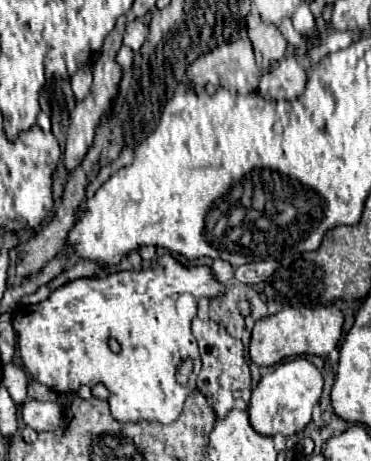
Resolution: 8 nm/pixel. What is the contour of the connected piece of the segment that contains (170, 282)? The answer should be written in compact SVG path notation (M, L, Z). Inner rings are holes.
M171 254L159 258L155 268L143 272L117 272L107 278L81 278L57 288L45 302L33 306L21 306L13 314L13 328L19 336L19 354L25 370L43 386L55 392L75 392L79 386L105 384L109 390L111 414L119 422L139 422L157 420L169 424L179 418L185 398L195 388L195 380L201 370L201 358L197 350L197 340L191 334L191 320L197 314L197 300L201 296L211 296L213 288L219 292L221 284L213 278L207 266L185 268ZM115 338L121 352L111 352L107 342ZM183 358L193 360L193 376L185 386L177 382L175 370Z

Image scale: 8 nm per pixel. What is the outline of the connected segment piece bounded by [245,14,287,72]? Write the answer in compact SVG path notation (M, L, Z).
M255 14L247 16L245 24L247 24L247 36L255 48L255 58L257 58L259 70L261 72L271 70L273 62L283 60L287 54L285 38L279 34L277 26L263 24L261 18Z

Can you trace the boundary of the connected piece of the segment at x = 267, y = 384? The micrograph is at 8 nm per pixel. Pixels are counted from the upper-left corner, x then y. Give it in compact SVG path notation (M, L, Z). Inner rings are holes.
M293 358L277 364L269 374L261 378L257 388L251 394L249 402L249 420L251 426L265 436L291 436L303 430L311 422L311 412L321 398L323 390L323 376L321 372L305 358Z

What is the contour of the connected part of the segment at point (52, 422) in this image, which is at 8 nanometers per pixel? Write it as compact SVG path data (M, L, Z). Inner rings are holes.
M31 400L23 404L23 420L27 426L31 426L37 432L49 432L57 430L61 424L61 406L57 402L37 402Z

